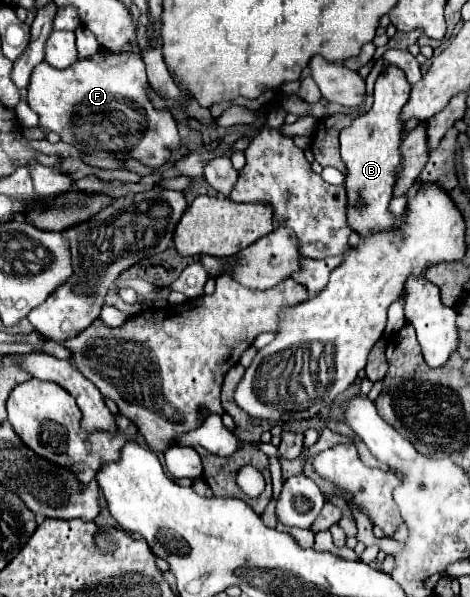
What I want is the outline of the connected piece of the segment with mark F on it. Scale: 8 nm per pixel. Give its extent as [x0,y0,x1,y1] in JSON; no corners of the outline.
[27,53,179,167]

